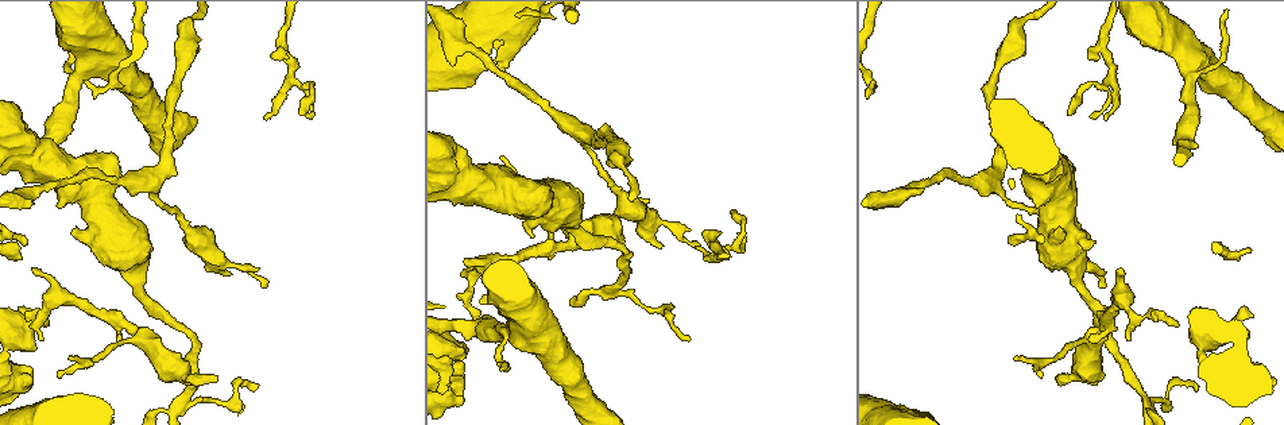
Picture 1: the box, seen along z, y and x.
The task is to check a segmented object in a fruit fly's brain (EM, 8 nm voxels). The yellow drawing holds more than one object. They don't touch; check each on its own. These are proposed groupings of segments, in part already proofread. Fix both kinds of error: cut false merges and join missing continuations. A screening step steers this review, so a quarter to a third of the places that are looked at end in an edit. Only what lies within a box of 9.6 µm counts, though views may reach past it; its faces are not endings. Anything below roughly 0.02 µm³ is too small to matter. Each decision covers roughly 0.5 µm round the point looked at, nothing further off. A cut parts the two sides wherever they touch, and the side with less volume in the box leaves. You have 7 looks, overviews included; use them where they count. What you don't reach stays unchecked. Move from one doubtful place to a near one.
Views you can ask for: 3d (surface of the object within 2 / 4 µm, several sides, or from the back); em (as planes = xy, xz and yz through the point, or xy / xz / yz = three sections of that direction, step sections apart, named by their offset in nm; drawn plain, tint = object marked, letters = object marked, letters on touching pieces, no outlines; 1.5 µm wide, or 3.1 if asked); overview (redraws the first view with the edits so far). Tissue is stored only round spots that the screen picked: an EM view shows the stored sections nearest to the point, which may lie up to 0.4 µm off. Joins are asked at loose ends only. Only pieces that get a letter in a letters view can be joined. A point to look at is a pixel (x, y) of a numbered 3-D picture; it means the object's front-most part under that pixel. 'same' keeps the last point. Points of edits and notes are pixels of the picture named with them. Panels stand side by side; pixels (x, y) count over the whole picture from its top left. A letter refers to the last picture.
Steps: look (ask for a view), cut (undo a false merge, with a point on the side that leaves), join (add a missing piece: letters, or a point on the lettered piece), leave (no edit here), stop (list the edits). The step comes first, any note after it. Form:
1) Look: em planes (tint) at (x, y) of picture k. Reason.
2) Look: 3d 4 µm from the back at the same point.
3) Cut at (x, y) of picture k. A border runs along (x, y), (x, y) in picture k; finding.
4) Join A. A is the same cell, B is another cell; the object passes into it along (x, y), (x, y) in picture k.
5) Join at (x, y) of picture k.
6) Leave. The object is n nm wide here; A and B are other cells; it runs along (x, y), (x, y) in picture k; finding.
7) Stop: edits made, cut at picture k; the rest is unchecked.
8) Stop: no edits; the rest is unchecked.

Look: 3d 4 µm at (464, 264) of picture 1. An open end.

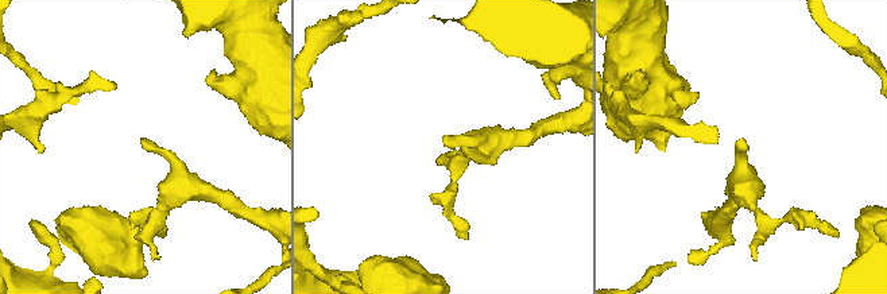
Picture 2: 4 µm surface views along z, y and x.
Look: em yz step 8 (letters) at (444, 144) of picture 2. Shape alone is not enough.

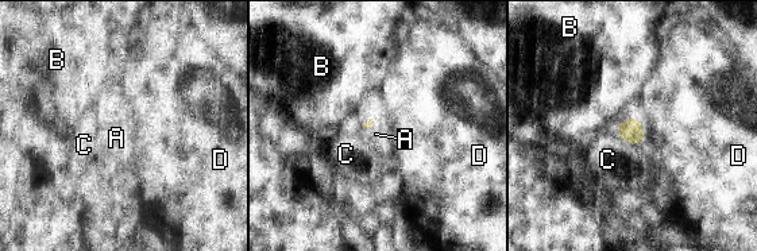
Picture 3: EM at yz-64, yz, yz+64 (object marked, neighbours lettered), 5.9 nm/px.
Look: em xy step 4 (letters) at the same point. Cut it another way.

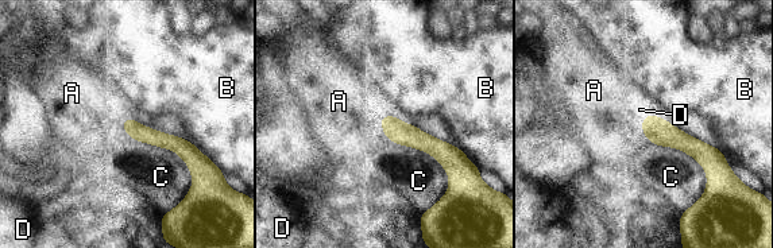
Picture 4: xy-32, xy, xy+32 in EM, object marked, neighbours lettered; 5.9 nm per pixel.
Join A. A is the same cell, B, C and D are other cells; the object passes into it along (401, 132), (382, 127), (341, 116) in picture 4; the neuron continues.

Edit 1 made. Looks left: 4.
Look: overview.

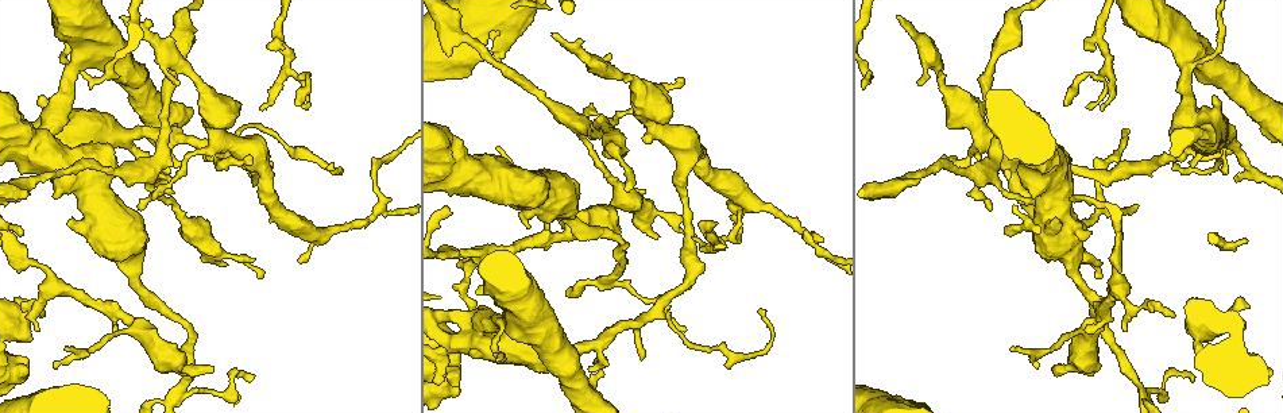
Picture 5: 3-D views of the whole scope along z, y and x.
Look: 3d 2 µm at (1249, 307) of picture 5. Free end.

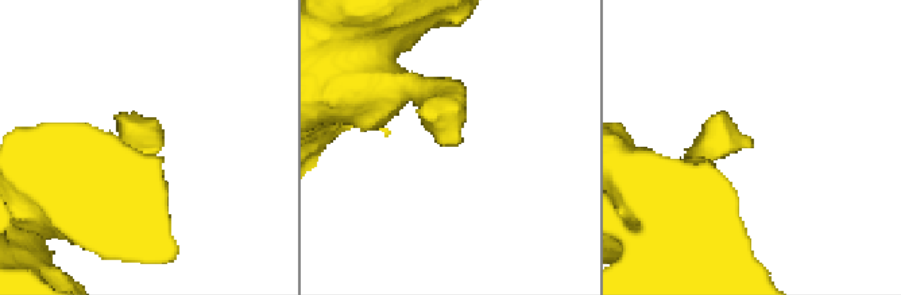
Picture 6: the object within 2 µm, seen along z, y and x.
Look: em planes (letters) at (456, 144) of picture 6. Need the tissue.

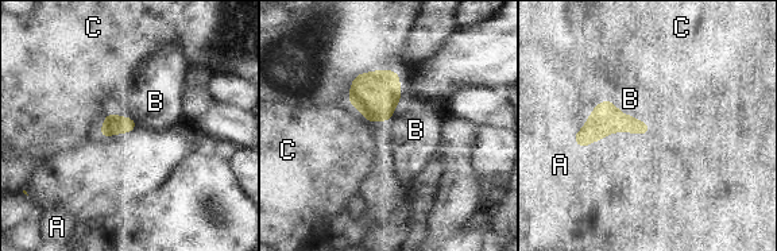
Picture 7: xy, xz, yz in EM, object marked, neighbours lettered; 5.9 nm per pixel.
Leave. A, B and C are other cells; a border runs along (401, 93), (389, 120), (368, 122) in picture 7; no lettered piece goes on from it.

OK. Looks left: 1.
Stop: edits made, join at picture 4; the rest is unchecked.

